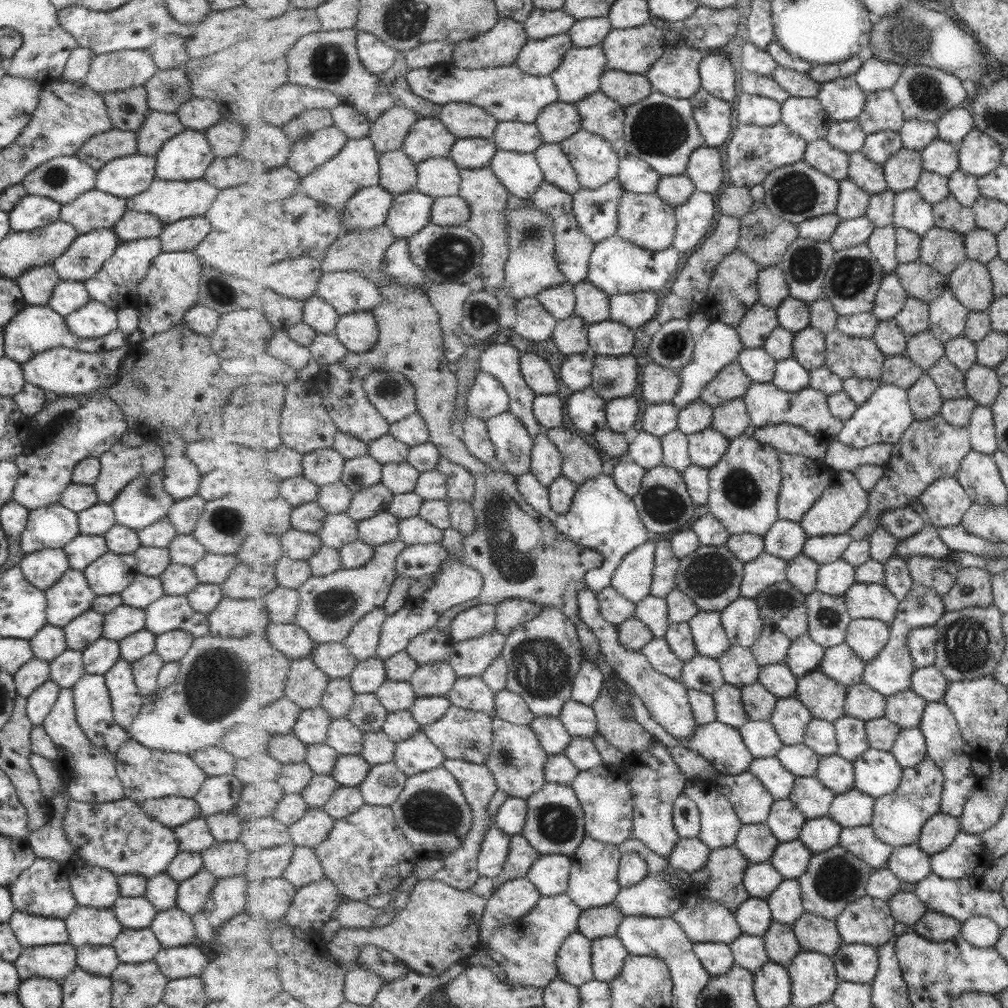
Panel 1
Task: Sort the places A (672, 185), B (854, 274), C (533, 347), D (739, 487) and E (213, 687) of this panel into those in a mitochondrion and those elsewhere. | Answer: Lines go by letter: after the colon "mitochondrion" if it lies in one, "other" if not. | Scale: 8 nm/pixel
A: other
B: mitochondrion
C: other
D: mitochondrion
E: mitochondrion

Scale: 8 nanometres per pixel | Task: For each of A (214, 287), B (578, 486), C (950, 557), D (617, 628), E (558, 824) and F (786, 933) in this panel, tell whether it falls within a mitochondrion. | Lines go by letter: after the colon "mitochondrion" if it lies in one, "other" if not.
A: mitochondrion
B: other
C: other
D: other
E: mitochondrion
F: other

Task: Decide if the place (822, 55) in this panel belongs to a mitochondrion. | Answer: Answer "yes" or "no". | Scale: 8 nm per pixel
no

